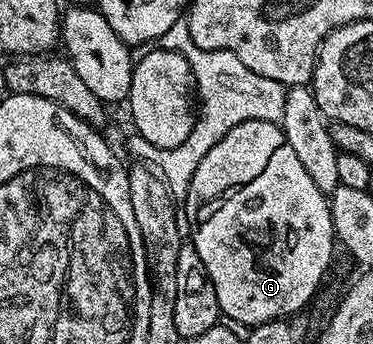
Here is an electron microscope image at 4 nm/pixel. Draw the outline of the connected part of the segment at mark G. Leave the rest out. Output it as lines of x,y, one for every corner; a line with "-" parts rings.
294,148
282,149
274,155
273,163
268,170
244,190
244,194
236,194
208,226
196,226
196,235
190,238
198,256
202,256
202,264
206,264
206,272
210,280
222,280
222,252
225,245
242,248
241,254
234,254
235,262
231,276
228,277
228,298
220,301
220,313
225,319
233,318
248,328
255,328
276,319
287,319
301,313
303,306
316,294
328,265
332,262
332,246
334,247
334,231
332,228
332,207
329,199
310,180
310,172
302,168
302,160
294,153

